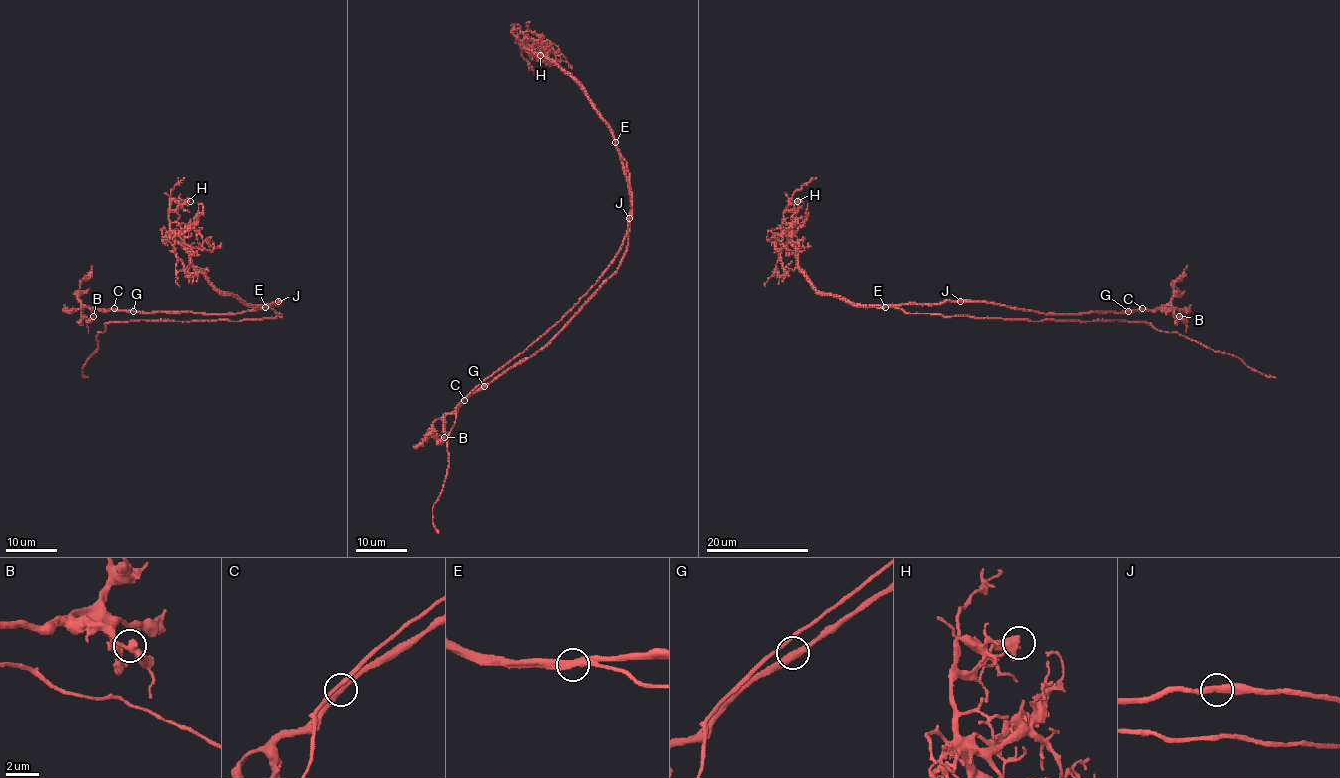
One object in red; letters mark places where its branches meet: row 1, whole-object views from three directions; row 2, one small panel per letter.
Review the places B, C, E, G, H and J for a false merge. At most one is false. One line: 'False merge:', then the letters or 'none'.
False merge: none

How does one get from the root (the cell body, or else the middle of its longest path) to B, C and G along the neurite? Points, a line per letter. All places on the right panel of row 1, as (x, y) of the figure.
B: (927, 313), (906, 313), (898, 307), (974, 301), (1045, 313), (1159, 310), (1172, 311), (1179, 316)
C: (927, 313), (906, 313), (898, 307), (974, 301), (1045, 313), (1131, 312), (1142, 308)
G: (927, 313), (906, 313), (898, 307), (974, 301), (1045, 313), (1128, 311)

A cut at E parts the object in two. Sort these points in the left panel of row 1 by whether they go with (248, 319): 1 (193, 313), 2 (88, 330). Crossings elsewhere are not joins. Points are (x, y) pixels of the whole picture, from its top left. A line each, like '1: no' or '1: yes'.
1: no
2: no

